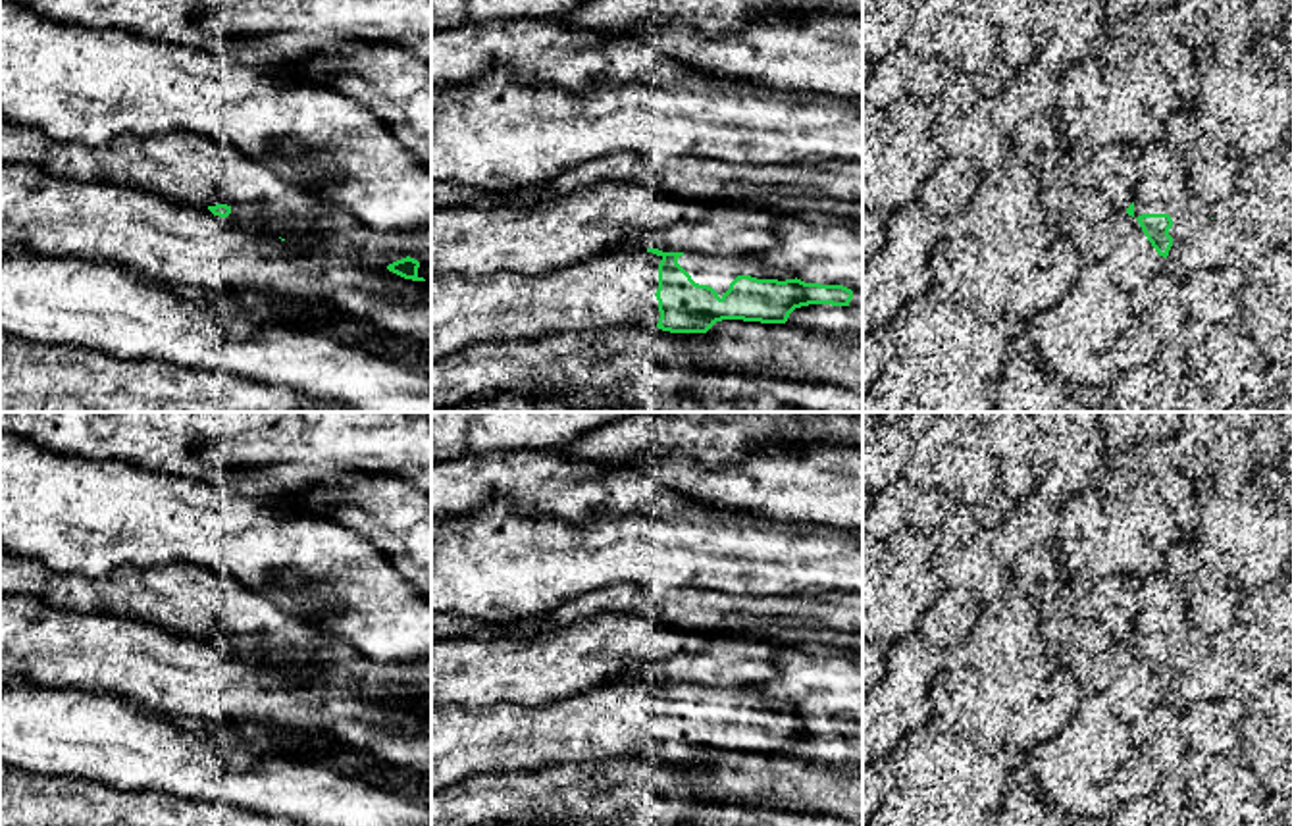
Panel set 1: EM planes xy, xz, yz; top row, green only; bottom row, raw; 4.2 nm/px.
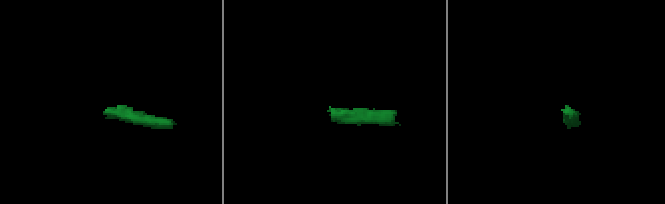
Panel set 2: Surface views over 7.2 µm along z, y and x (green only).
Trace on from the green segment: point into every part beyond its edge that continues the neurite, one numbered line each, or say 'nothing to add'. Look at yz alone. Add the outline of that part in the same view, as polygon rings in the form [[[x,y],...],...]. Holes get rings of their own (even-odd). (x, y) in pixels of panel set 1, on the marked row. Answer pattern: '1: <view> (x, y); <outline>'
1: yz (1198, 243); [[[1167,142],[1144,146],[1134,191],[1134,218],[1169,214],[1169,258],[1182,275],[1196,270],[1250,271],[1267,245],[1234,223],[1217,223],[1192,191],[1178,150]]]

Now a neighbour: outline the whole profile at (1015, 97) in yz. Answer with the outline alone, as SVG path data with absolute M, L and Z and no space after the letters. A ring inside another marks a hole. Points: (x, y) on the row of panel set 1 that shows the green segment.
M1021 71L1013 73L1011 81L999 87L990 106L994 123L1011 135L1021 114L1026 110L1042 110Z

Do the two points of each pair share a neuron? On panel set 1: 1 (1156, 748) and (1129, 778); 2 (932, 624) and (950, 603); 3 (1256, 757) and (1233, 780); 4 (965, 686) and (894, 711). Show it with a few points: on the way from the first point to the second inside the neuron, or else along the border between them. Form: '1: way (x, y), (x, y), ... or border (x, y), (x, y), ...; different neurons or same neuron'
1: border (1129, 724), (1133, 746), (1158, 773), (1160, 794); different neurons
2: way (938, 619), (948, 609); same neuron
3: border (1235, 753), (1267, 792); different neurons
4: border (948, 655), (934, 678), (930, 703); different neurons

